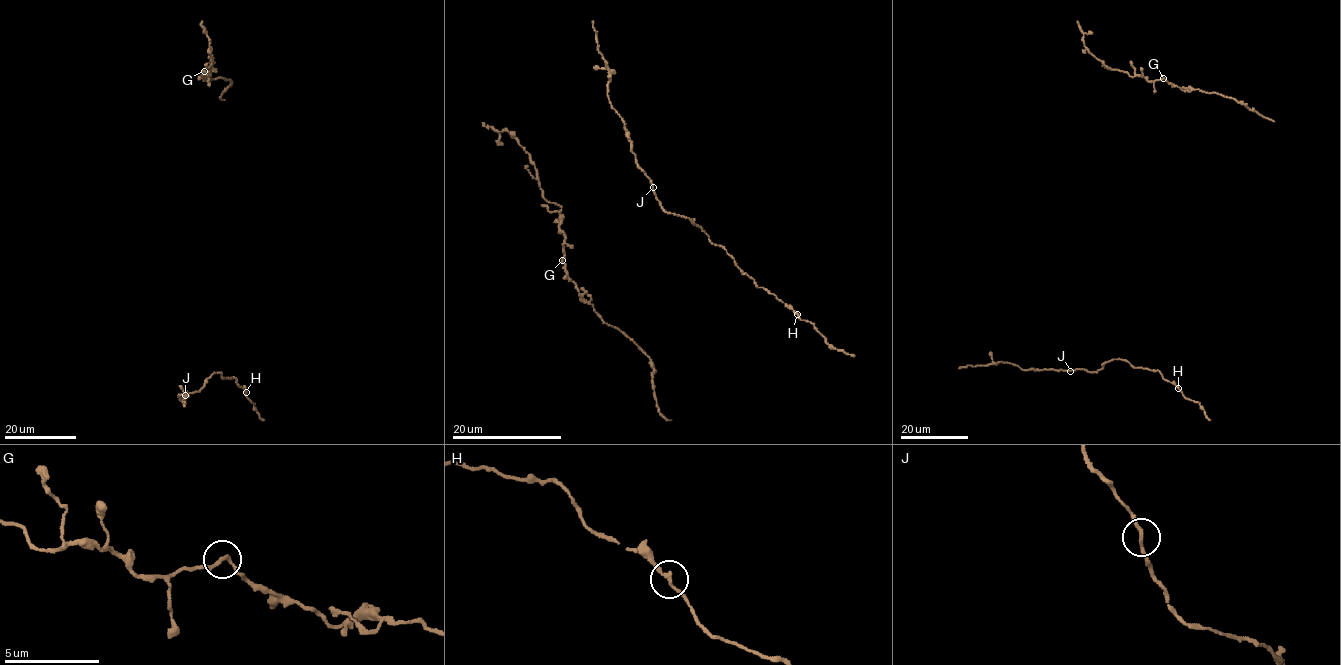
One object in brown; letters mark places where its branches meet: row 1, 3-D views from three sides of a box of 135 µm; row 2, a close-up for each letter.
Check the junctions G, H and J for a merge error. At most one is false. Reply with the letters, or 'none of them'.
none of them

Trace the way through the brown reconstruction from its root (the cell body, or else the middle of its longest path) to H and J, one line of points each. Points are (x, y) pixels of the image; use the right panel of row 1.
H: (1119, 358), (1135, 368), (1158, 371), (1178, 388)
J: (1119, 358), (1107, 362), (1096, 372), (1070, 371)

